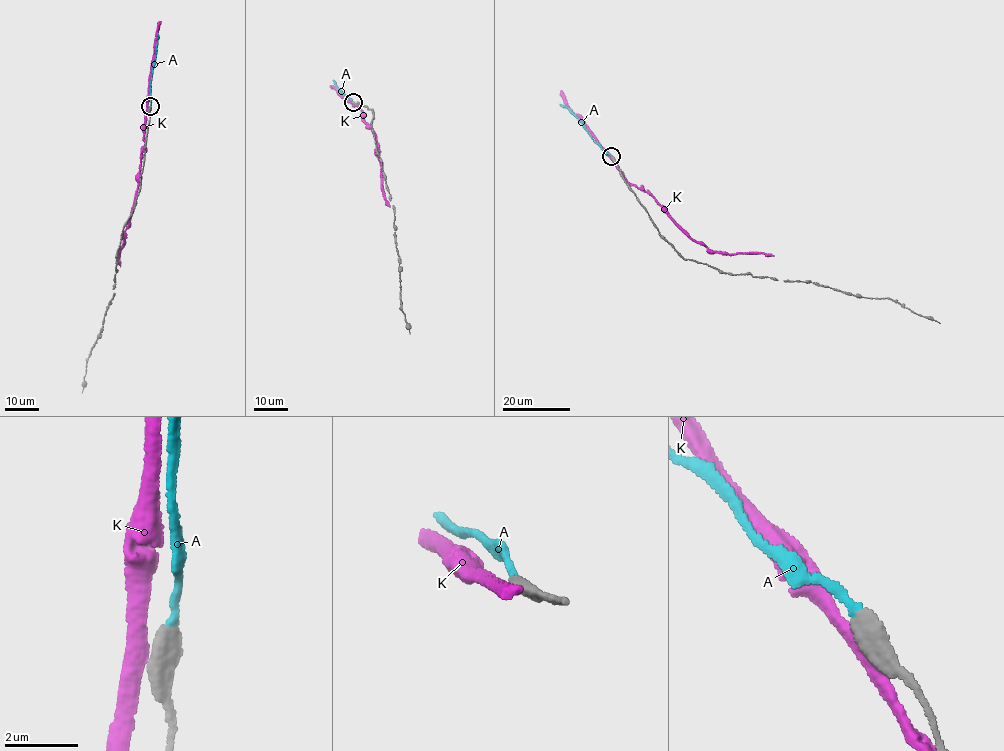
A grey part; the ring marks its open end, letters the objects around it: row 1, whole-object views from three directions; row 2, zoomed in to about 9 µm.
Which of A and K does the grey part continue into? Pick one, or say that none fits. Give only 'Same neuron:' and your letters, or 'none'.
Same neuron: A

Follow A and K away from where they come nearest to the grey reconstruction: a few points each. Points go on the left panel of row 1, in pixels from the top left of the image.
A: (150, 107), (157, 33)
K: (148, 109), (131, 217), (117, 255), (120, 266)

